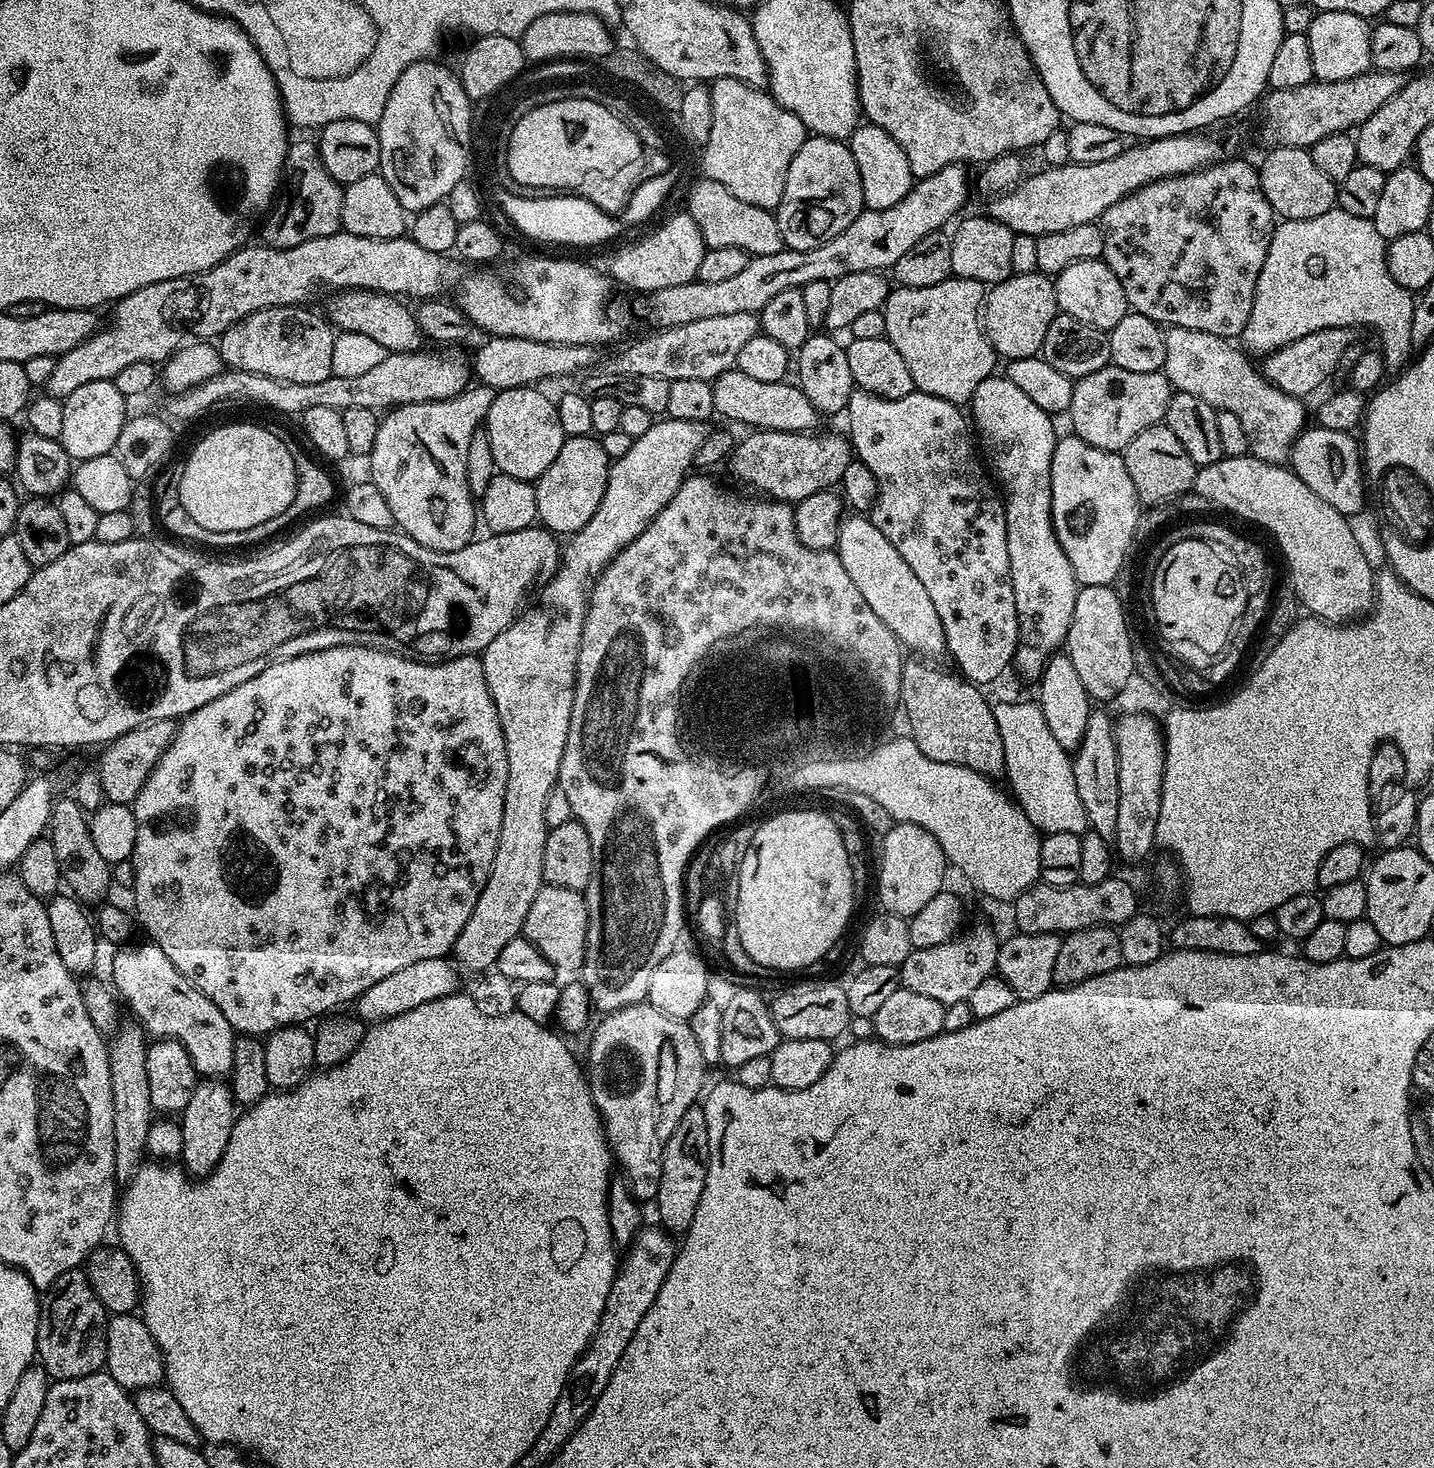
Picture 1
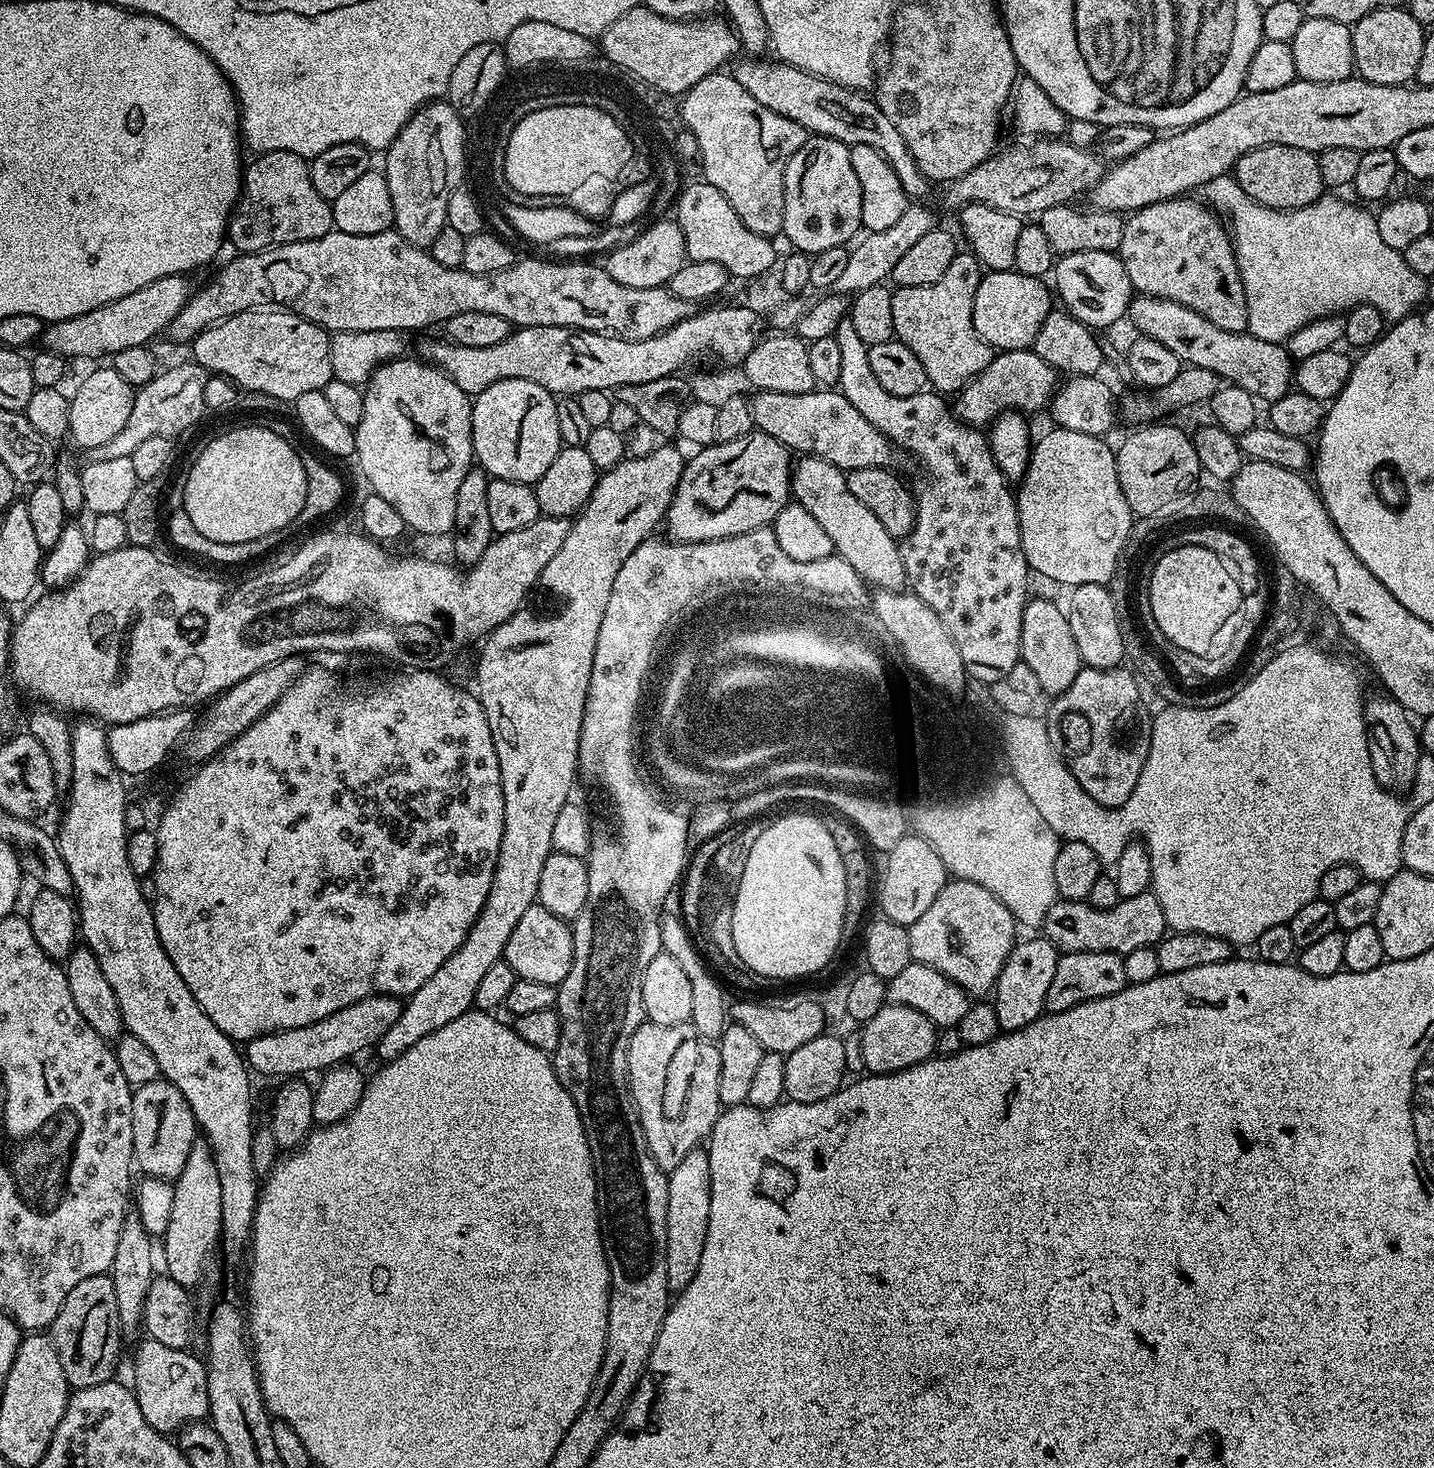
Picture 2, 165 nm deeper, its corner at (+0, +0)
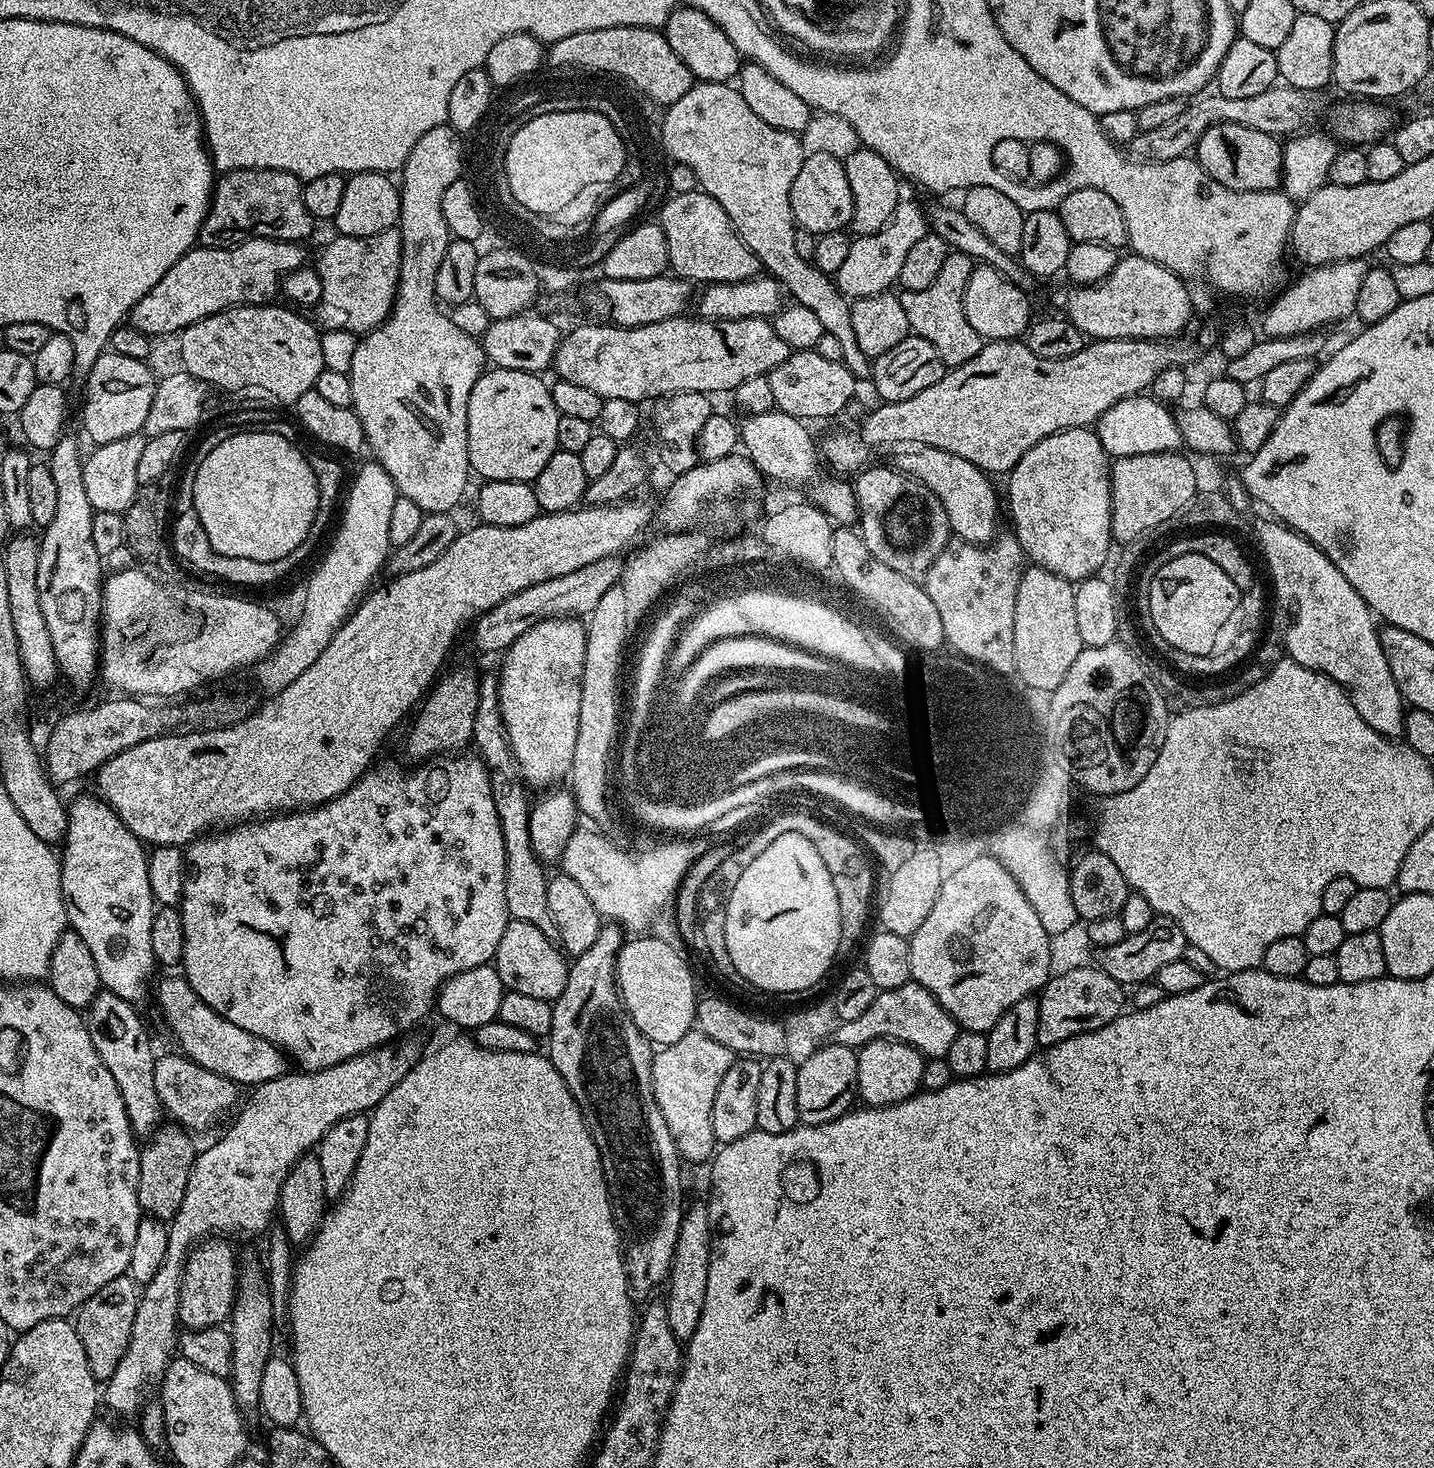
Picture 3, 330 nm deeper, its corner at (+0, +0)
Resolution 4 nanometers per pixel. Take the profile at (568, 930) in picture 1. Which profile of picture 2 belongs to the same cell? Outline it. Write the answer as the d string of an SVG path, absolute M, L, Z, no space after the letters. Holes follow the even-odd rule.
M539 902L530 906L522 918L518 918L518 926L510 934L506 942L506 950L502 957L514 970L518 980L526 982L546 982L559 985L570 974L570 966L574 958L574 938L569 921L558 918L546 910Z

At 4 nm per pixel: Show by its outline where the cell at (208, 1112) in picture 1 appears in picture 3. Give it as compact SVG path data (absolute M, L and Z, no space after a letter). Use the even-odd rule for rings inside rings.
M224 1238L201 1240L184 1264L180 1273L180 1298L178 1300L178 1318L188 1330L219 1328L231 1317L232 1306L236 1301L236 1277L238 1259L229 1241Z

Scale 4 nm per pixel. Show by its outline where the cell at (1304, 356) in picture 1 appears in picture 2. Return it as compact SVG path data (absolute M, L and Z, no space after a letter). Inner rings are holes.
M1133 295L1128 306L1127 319L1137 328L1141 337L1162 342L1166 350L1178 354L1185 365L1212 370L1221 381L1237 384L1255 396L1257 401L1271 402L1282 398L1294 384L1294 361L1284 344L1262 342L1249 332L1231 332L1214 326L1202 314L1190 310L1173 300L1163 300L1157 296Z

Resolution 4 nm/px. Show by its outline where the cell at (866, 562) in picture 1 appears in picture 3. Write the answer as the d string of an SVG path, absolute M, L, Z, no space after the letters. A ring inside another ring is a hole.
M779 410L766 414L745 415L739 421L740 442L753 466L760 471L761 477L777 480L780 484L812 484L811 503L821 508L828 519L840 526L852 526L857 523L856 490L847 479L820 480L822 456L818 444L812 441L808 433L809 425L796 416Z

